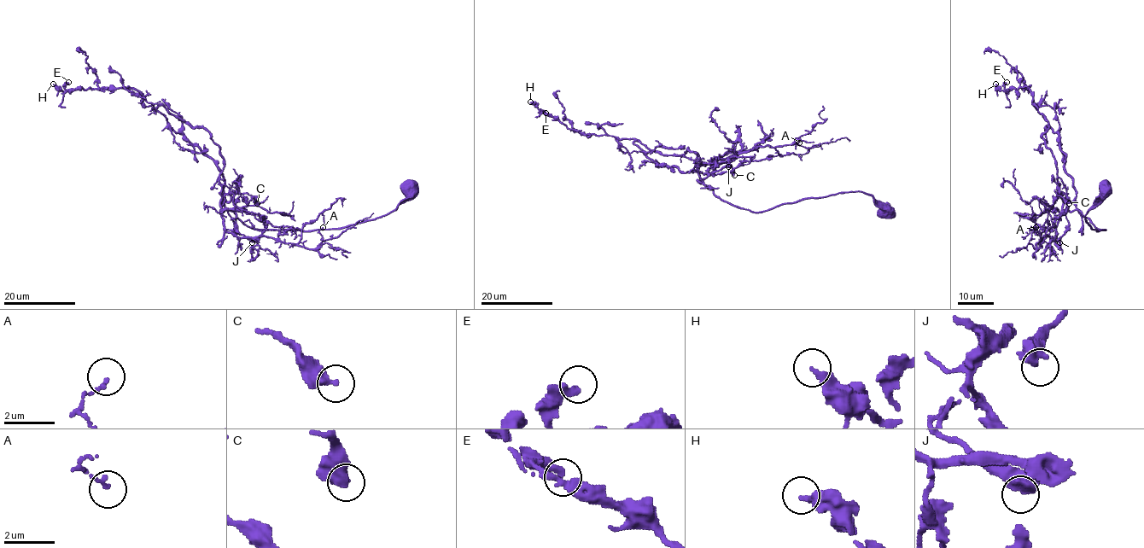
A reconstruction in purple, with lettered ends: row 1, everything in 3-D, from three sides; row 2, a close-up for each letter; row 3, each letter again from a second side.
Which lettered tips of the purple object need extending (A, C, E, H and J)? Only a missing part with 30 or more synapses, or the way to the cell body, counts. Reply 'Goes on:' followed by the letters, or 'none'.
Goes on: none

